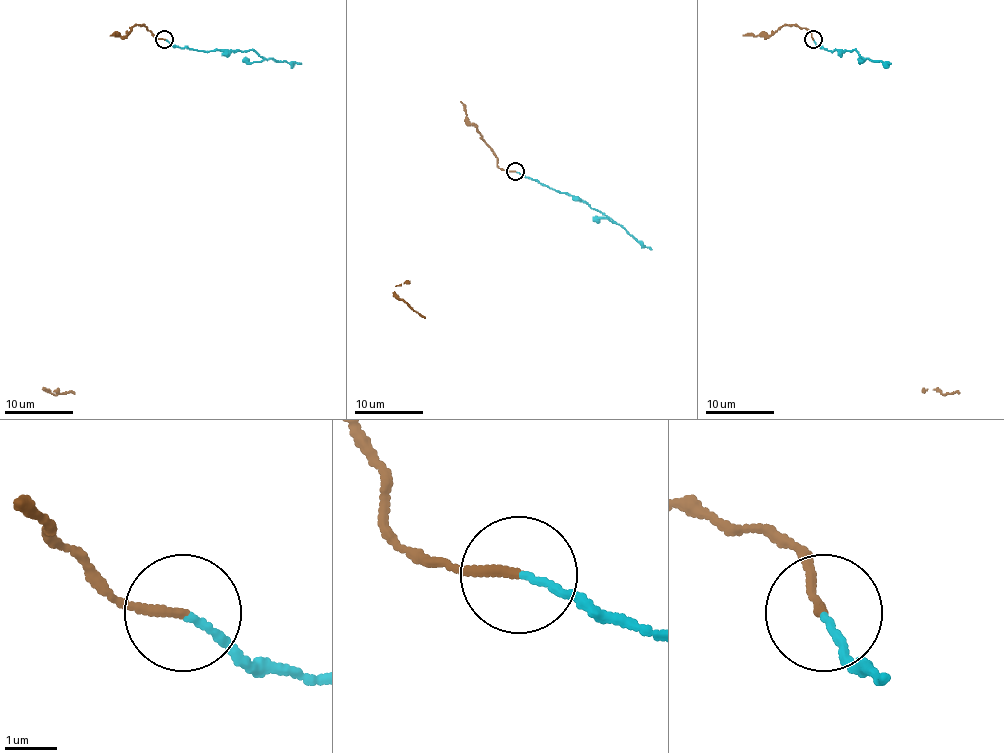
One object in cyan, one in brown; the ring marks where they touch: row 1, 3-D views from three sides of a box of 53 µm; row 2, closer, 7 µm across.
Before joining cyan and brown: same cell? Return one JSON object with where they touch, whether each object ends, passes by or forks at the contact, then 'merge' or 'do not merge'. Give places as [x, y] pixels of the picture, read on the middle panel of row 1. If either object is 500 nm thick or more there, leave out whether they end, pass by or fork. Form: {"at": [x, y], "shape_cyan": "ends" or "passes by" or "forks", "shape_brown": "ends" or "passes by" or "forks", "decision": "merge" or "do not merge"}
{"at": [515, 171], "shape_cyan": "ends", "shape_brown": "ends", "decision": "do not merge"}

